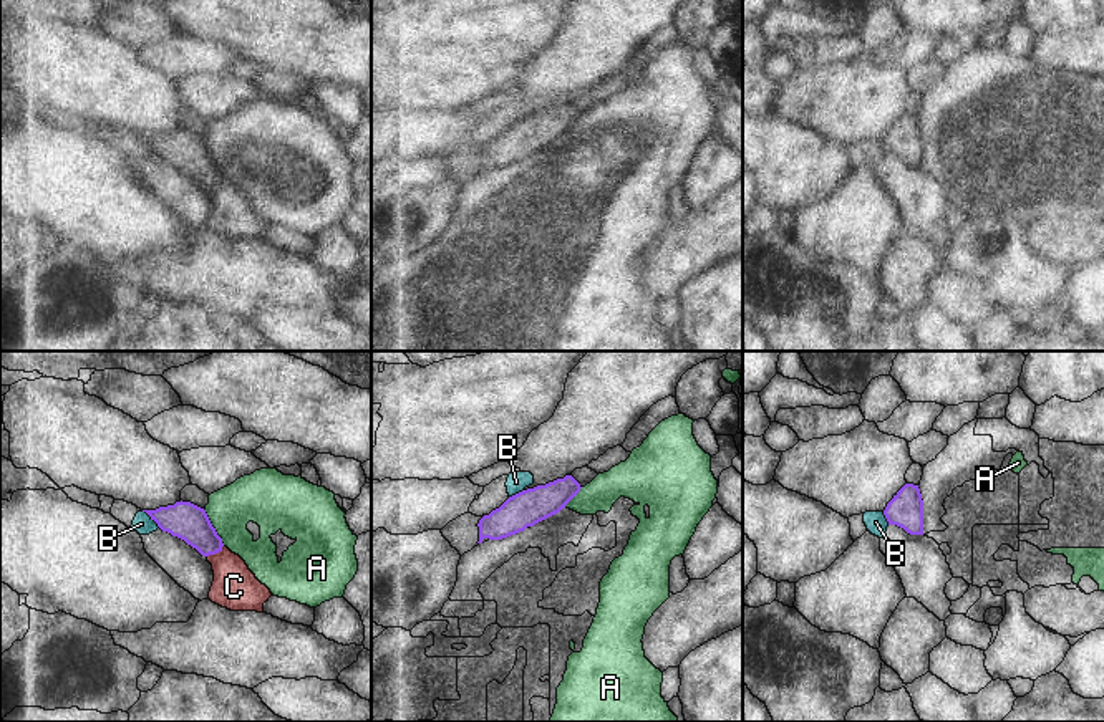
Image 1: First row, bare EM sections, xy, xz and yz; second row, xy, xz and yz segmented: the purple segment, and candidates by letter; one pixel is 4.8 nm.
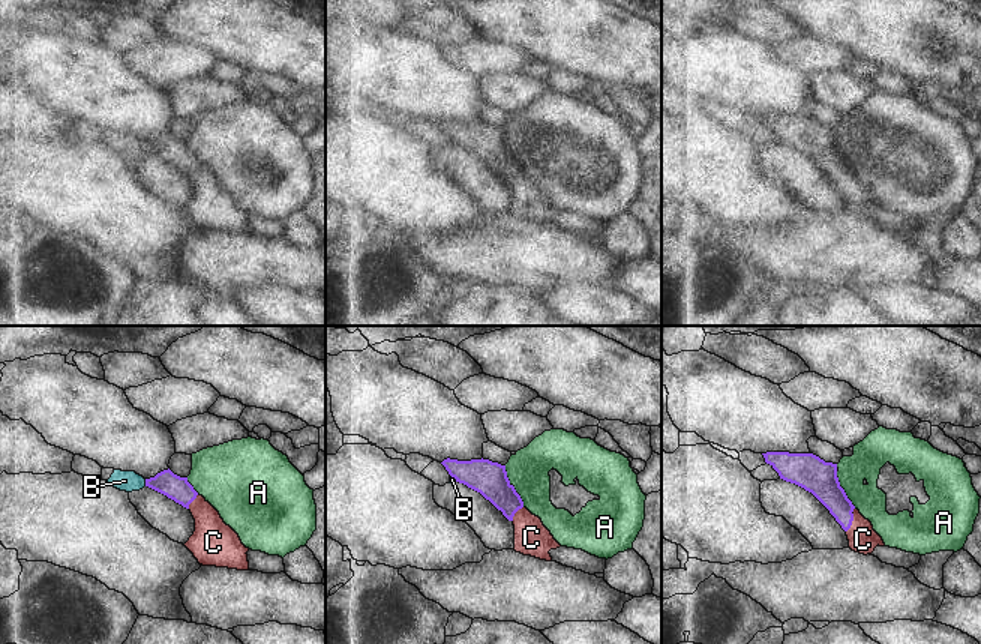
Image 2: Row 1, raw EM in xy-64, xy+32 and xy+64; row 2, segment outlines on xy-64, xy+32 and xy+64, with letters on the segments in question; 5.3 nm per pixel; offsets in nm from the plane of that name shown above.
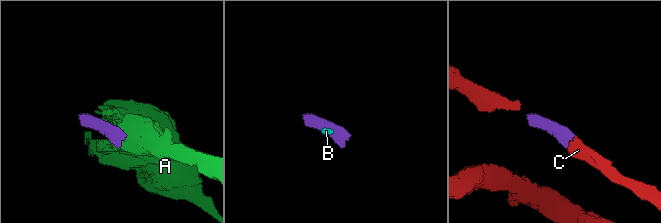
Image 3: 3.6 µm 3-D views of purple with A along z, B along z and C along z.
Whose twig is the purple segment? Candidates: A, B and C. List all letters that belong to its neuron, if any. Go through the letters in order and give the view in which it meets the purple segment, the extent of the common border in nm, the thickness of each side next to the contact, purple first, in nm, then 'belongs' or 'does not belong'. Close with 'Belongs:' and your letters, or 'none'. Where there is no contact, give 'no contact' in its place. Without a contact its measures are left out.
A: meets purple in xy; contact 220 nm long; 180 nm thick on the purple side, 220 nm on the other; does not belong
B: meets purple in xy; contact 130 nm long; 180 nm thick on the purple side, 90 nm on the other; does not belong
C: meets purple in xy; contact 100 nm long; 180 nm thick on the purple side, 220 nm on the other; belongs
Belongs: C

